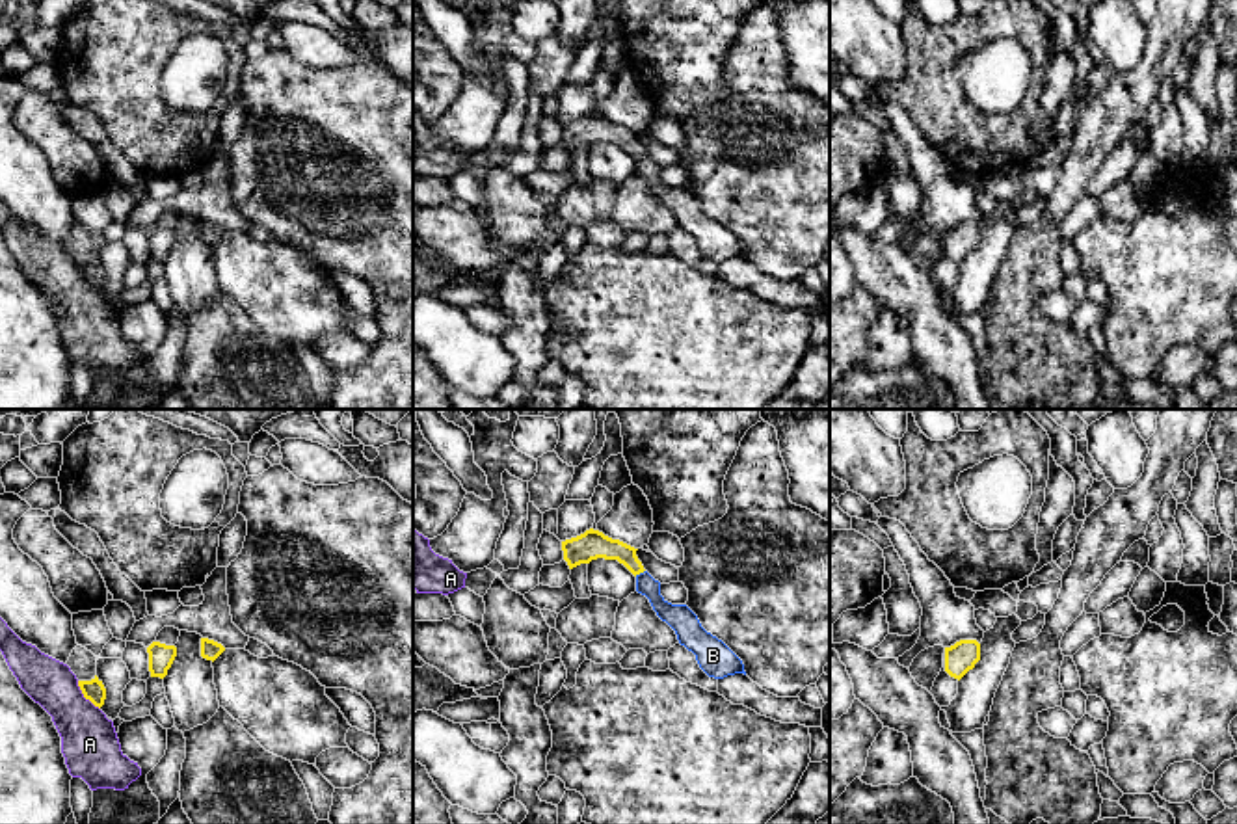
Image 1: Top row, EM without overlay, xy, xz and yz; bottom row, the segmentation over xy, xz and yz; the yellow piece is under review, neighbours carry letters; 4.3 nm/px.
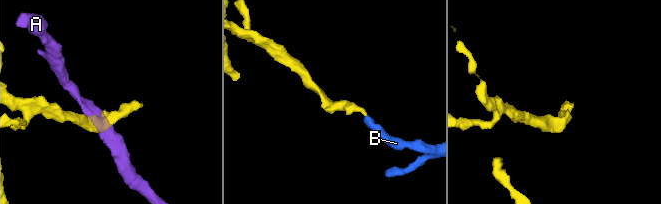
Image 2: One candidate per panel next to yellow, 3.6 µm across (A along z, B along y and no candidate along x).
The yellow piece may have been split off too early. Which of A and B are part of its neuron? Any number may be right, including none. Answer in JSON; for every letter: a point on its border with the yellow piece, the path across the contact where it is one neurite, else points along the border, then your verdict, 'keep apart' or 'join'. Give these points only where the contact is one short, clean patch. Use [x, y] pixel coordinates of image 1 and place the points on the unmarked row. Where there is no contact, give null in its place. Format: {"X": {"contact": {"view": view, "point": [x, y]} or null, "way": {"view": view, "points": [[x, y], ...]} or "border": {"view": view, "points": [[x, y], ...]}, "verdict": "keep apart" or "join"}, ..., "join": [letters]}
{"A": {"contact": {"view": "xy", "point": [84, 279]}, "verdict": "keep apart"}, "B": {"contact": {"view": "xz", "point": [638, 157]}, "way": {"view": "xz", "points": [[590, 129], [616, 132], [638, 157], [653, 179], [678, 199]]}, "verdict": "join"}, "join": ["B"]}

